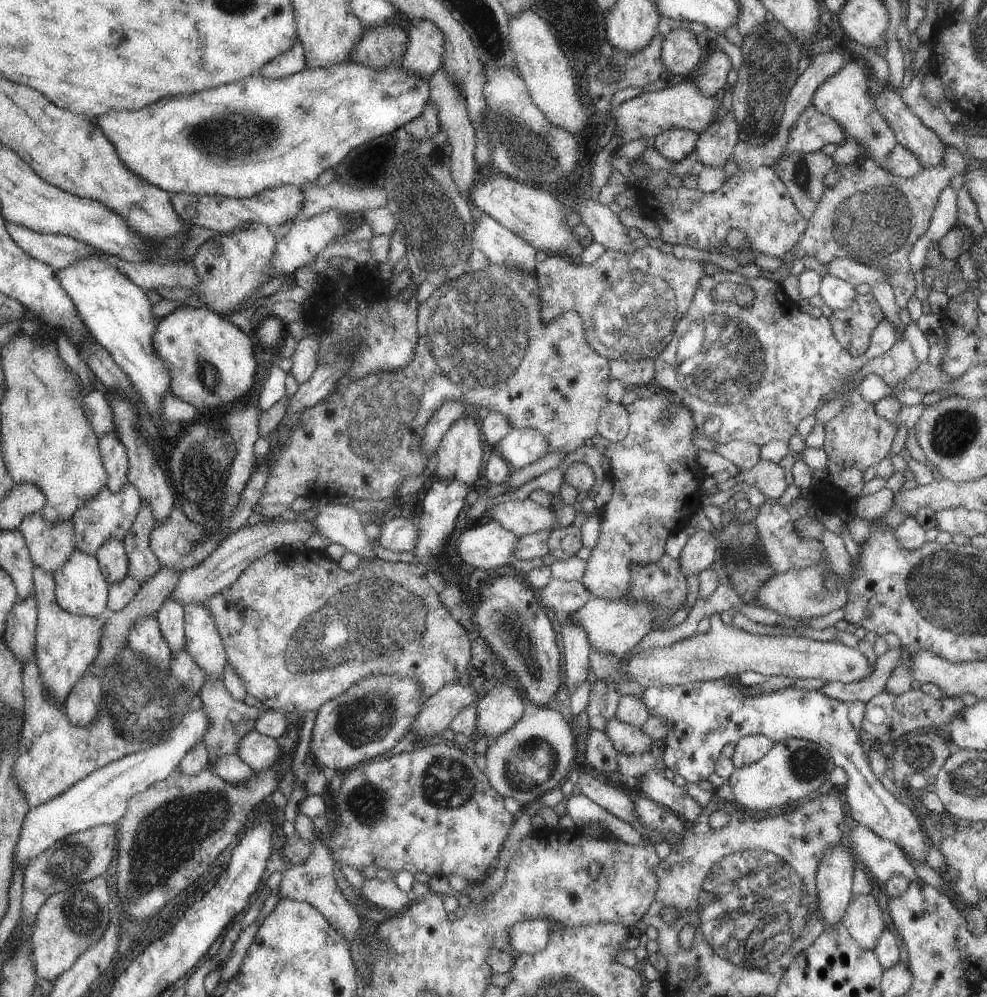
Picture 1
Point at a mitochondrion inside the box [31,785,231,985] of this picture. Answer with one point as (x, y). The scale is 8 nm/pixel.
(81, 913)

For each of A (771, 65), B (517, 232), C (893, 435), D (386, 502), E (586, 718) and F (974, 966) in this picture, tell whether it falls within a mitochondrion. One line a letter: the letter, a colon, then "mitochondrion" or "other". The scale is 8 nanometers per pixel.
A: mitochondrion
B: other
C: other
D: other
E: other
F: other

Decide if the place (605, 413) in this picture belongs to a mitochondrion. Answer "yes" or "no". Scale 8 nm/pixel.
no

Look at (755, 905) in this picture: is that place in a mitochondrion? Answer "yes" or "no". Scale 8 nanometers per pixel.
yes

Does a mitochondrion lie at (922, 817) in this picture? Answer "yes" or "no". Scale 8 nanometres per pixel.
no

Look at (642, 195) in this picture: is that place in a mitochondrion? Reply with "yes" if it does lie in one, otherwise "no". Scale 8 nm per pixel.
no

